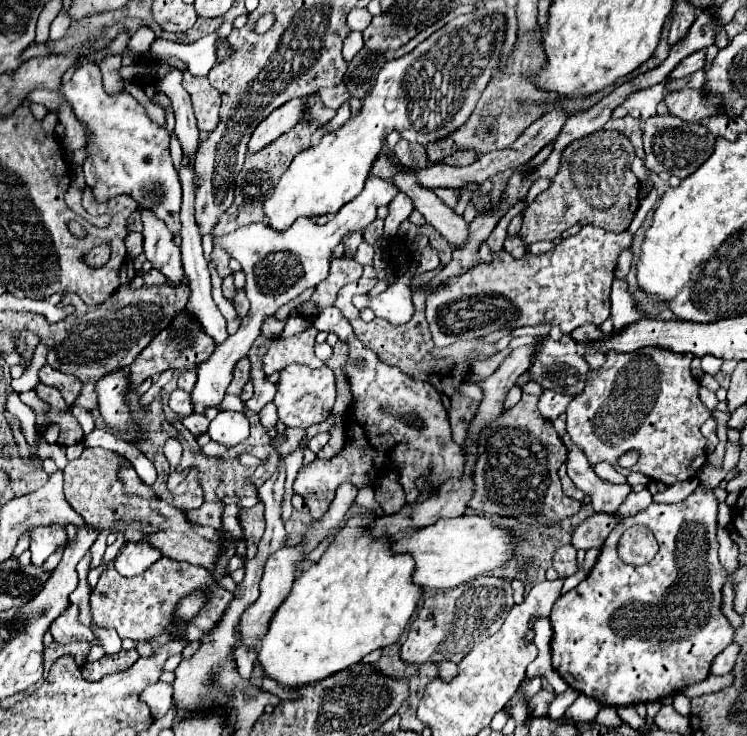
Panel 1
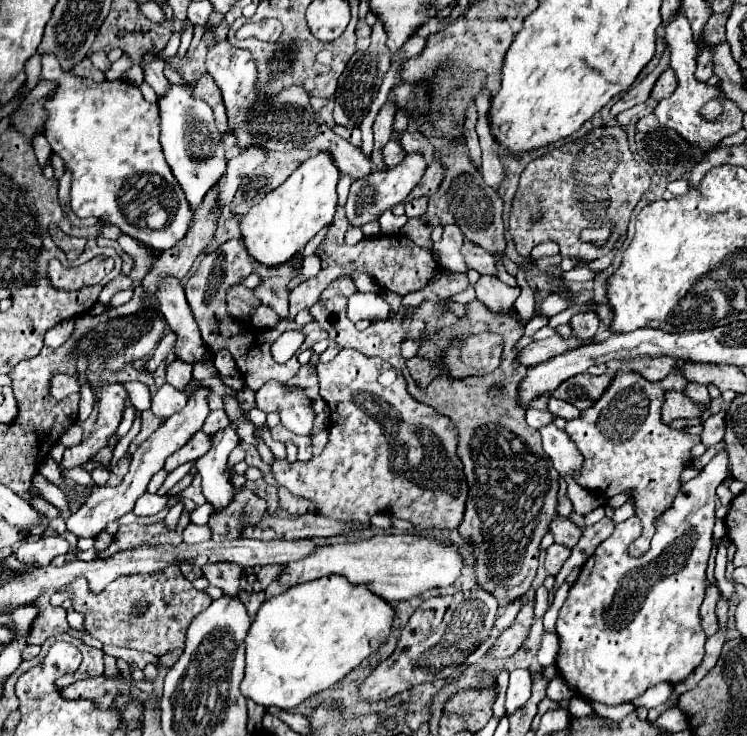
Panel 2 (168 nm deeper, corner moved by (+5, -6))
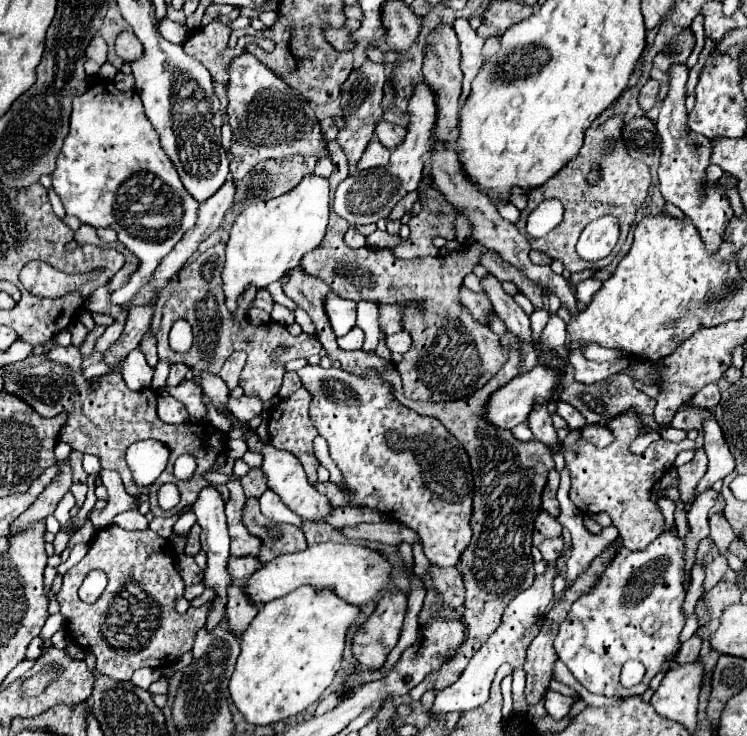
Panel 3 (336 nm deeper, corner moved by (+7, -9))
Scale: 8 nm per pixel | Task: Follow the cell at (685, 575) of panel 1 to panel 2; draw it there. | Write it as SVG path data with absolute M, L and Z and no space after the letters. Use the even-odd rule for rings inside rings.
M720 451L714 455L714 459L700 471L700 475L696 475L692 481L684 483L674 499L674 505L672 509L668 509L662 517L658 517L656 521L656 533L652 537L652 543L650 543L650 549L642 555L642 557L630 557L628 555L629 544L634 541L641 534L640 520L636 516L628 518L622 523L616 525L614 533L602 541L598 545L598 549L594 551L594 555L584 563L582 567L582 573L578 577L578 581L572 585L570 589L570 595L568 599L564 601L562 609L560 609L560 615L558 615L558 623L556 623L556 631L558 631L558 639L560 639L560 651L558 651L558 657L556 657L556 663L560 667L560 673L564 677L564 681L568 683L568 687L574 691L574 693L580 693L584 695L586 699L590 701L600 701L600 703L606 703L606 705L618 705L618 703L626 703L638 695L642 695L650 685L656 685L656 683L678 683L678 681L684 681L702 661L704 657L704 643L706 643L706 635L700 627L700 613L698 613L698 607L702 605L704 601L704 583L706 583L706 565L708 565L708 557L710 557L710 549L712 549L712 527L714 527L714 499L716 499L716 493L714 489L728 477L728 453L726 451Z

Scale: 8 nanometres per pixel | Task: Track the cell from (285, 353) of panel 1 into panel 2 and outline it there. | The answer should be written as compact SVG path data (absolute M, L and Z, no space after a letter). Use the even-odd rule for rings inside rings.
M232 239L232 241L226 241L224 245L220 245L214 253L208 253L202 263L198 265L196 273L188 279L186 287L184 287L184 293L186 293L186 301L200 325L200 331L202 331L202 341L204 345L210 349L210 353L218 353L222 349L228 349L232 353L232 357L236 359L238 363L238 369L242 373L242 379L244 383L258 391L266 381L278 381L278 383L286 383L288 379L292 379L298 369L300 369L300 363L296 357L292 357L288 363L284 365L278 365L272 355L270 355L270 347L272 343L288 329L298 329L306 335L306 341L302 345L302 351L304 349L310 349L316 341L320 339L326 339L326 331L316 323L308 323L308 325L298 325L294 319L288 319L288 321L280 321L278 325L270 327L270 329L258 329L254 327L252 323L244 323L244 321L238 321L234 317L230 317L228 309L226 309L226 291L230 287L234 287L236 283L240 283L244 277L248 277L250 273L254 271L252 267L252 259L250 255L246 253L244 245L238 241L238 239Z

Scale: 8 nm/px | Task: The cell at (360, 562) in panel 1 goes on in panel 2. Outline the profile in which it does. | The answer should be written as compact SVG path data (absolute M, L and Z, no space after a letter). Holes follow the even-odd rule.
M342 575L314 579L266 599L246 637L246 675L240 685L242 695L262 707L294 709L308 697L338 683L366 657L376 653L380 643L390 635L392 619L394 609L382 597L376 597L364 585L352 585Z

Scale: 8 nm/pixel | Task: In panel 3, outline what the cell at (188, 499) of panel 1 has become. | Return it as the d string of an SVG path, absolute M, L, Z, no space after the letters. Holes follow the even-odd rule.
M112 524L112 526L98 530L94 540L90 542L86 558L82 562L78 562L76 566L72 566L64 574L64 582L62 582L62 588L56 596L56 600L60 604L62 616L66 618L68 634L74 640L78 640L80 646L94 652L94 656L98 660L98 672L102 672L104 676L114 678L114 680L130 680L134 670L144 668L144 666L150 666L150 668L170 666L192 648L194 634L198 628L202 628L206 624L208 612L212 610L212 602L206 602L198 608L190 606L184 614L180 614L180 612L176 612L176 600L182 596L184 596L184 580L182 580L180 572L176 570L170 542L152 530L128 532L128 530ZM94 568L100 568L108 574L108 586L106 586L104 594L98 598L98 602L94 606L90 606L78 598L78 588L80 588L82 580L86 578L88 570L94 570Z

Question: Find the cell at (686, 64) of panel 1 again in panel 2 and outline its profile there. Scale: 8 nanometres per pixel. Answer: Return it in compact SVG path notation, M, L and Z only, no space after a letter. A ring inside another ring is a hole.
M666 69L666 71L658 77L658 81L656 81L654 89L652 89L652 99L662 101L662 99L670 97L670 93L674 93L674 87L676 87L674 71L672 71L672 69Z

